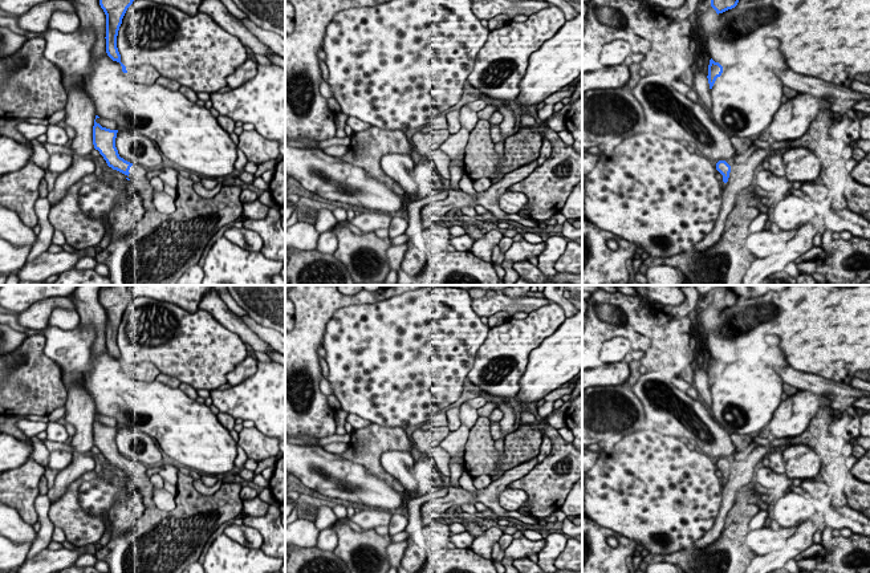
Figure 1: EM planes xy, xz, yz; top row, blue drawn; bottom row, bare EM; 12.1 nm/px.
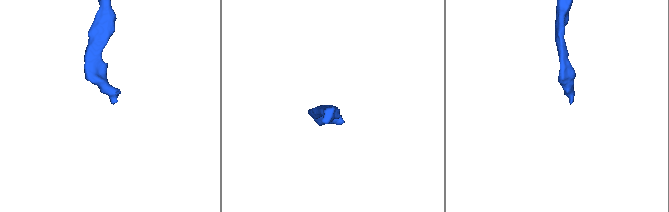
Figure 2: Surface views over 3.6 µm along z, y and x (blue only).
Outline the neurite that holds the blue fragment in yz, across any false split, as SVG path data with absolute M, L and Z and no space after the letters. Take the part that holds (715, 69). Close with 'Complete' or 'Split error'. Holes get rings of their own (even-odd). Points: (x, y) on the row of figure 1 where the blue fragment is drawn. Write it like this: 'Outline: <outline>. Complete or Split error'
Outline: M712 58L710 60L710 65L708 65L708 84L710 84L710 89L712 89L715 81L717 77L720 77L723 73L723 66L719 62L715 62Z. Complete

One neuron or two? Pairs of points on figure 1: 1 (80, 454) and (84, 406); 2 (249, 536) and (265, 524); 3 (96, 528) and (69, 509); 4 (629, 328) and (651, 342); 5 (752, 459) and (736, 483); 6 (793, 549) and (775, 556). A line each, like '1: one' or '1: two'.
1: one
2: two
3: one
4: one
5: one
6: one

